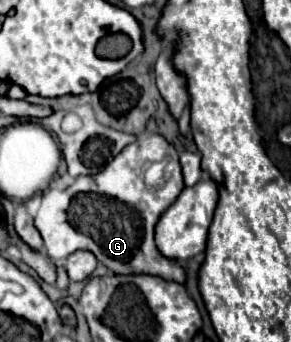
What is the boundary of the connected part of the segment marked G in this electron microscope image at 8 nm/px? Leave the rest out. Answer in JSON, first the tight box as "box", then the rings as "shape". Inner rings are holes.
{"box":[35,132,187,284],"shape":[[[157,132],[155,134],[143,134],[143,136],[139,136],[137,142],[125,146],[115,158],[108,160],[99,174],[95,174],[95,176],[79,176],[79,178],[73,180],[73,184],[69,184],[63,190],[49,188],[43,194],[41,206],[37,210],[35,226],[43,236],[47,256],[51,256],[51,260],[55,260],[55,262],[67,258],[69,254],[73,254],[77,250],[89,250],[113,274],[121,274],[121,276],[151,274],[151,276],[163,278],[163,280],[185,284],[187,282],[187,270],[181,266],[179,260],[171,260],[171,258],[163,256],[157,250],[157,244],[155,244],[155,224],[161,218],[161,214],[177,200],[177,196],[179,196],[179,192],[183,188],[185,188],[183,170],[181,170],[181,164],[179,164],[177,150]],[[165,154],[171,154],[175,158],[171,162],[171,176],[169,176],[165,186],[161,186],[157,190],[147,190],[145,182],[143,182],[143,174],[145,174],[145,170],[149,168],[151,162],[161,160]]]}

